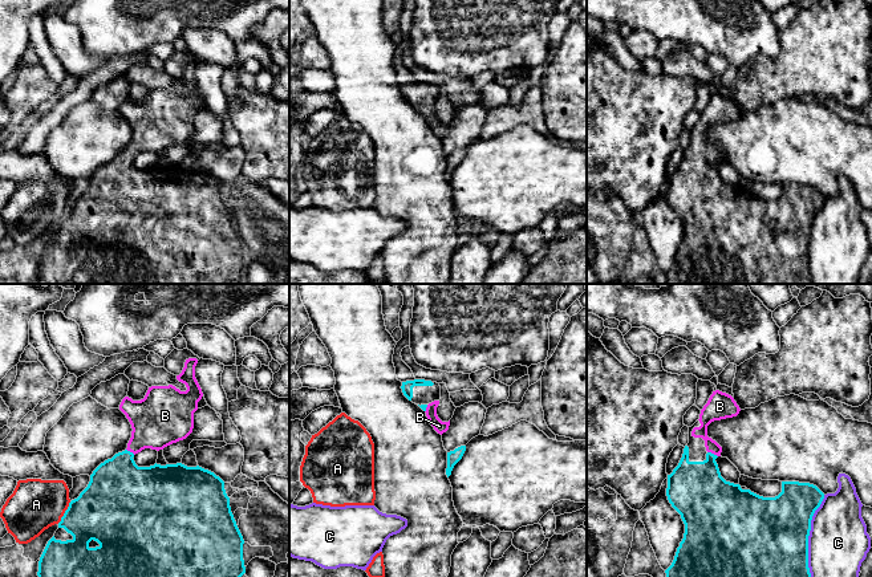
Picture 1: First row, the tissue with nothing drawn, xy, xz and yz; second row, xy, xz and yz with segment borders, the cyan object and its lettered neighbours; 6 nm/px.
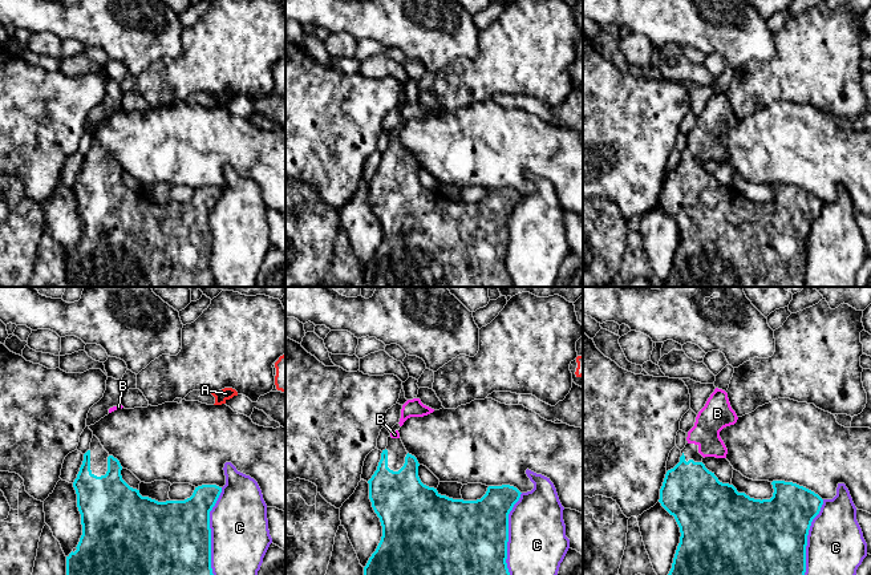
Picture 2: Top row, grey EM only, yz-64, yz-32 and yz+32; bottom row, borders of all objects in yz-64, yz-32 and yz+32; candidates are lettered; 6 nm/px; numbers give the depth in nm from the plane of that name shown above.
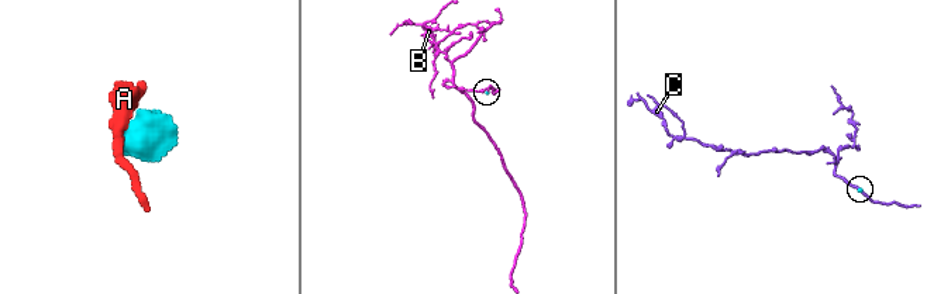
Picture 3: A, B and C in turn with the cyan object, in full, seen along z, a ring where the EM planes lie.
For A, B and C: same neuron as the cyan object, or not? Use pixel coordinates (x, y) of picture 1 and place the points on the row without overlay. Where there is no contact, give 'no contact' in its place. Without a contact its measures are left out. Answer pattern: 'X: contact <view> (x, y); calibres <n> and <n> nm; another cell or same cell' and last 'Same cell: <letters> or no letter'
A: contact xy (65, 215); calibres 380 and 320 nm; another cell
B: contact yz (713, 157); calibres 360 and 110 nm; same cell
C: contact yz (807, 240); calibres 500 and 360 nm; another cell
Same cell: B

